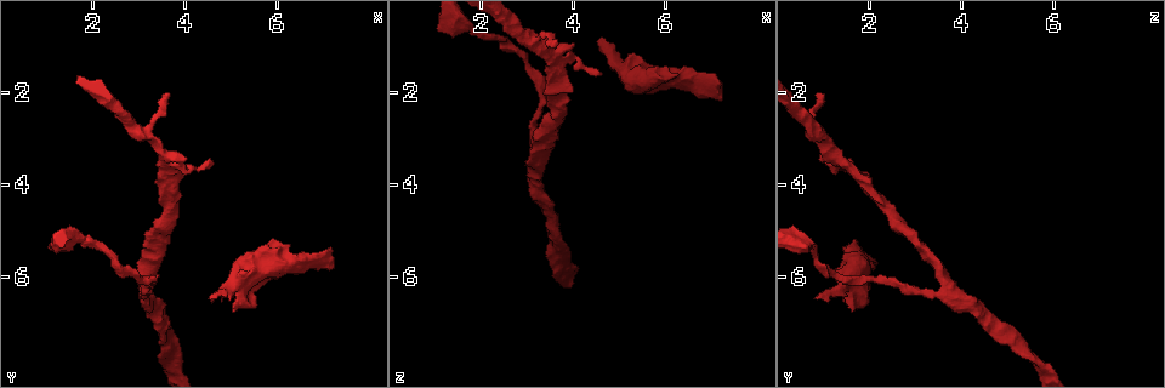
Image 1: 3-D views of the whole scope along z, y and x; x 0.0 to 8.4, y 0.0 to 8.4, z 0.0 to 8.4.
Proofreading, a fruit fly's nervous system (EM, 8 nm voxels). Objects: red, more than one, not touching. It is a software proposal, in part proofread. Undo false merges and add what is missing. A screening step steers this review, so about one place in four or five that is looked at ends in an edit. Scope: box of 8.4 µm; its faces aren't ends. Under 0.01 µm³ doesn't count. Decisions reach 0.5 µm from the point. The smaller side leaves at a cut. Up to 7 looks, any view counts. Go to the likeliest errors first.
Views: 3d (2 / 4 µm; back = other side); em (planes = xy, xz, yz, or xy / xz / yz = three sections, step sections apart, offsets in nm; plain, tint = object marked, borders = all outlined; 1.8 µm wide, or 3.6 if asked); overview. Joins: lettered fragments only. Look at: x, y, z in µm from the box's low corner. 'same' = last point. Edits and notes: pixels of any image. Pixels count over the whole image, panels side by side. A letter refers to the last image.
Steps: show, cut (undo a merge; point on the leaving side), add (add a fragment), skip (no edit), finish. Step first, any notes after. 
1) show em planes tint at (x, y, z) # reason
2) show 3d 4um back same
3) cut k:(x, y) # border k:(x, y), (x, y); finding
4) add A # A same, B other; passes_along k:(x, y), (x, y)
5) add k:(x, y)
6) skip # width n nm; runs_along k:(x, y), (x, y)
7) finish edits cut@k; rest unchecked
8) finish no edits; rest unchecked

show em planes borders at (3.95, 3.40, 0.90) # an open end

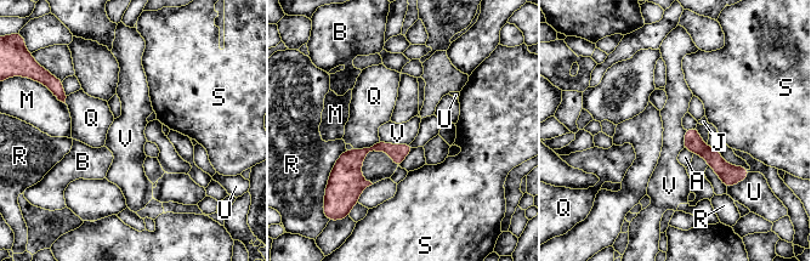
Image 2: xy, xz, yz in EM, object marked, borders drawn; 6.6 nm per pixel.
skip # A other, B other, J other, M other, Q other, R other, S other, U other, V other; runs_along 2:(408, 147), (369, 148), (338, 165); no lettered fragment goes on from it

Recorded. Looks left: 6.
show 3d 4um at (3.10, 6.10, 3.60) # a fork

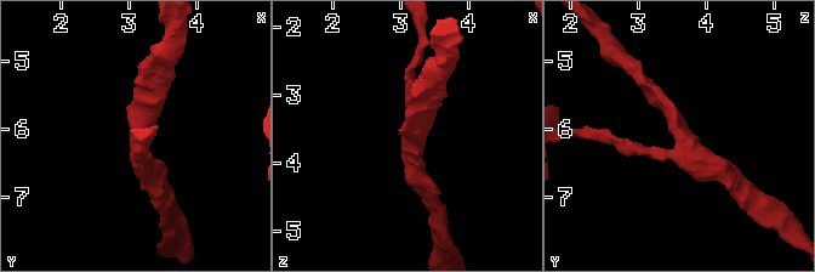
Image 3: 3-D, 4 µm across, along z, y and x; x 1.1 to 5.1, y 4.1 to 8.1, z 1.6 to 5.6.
show em planes tint at (3.15, 6.10, 3.60) # shape alone is not enough

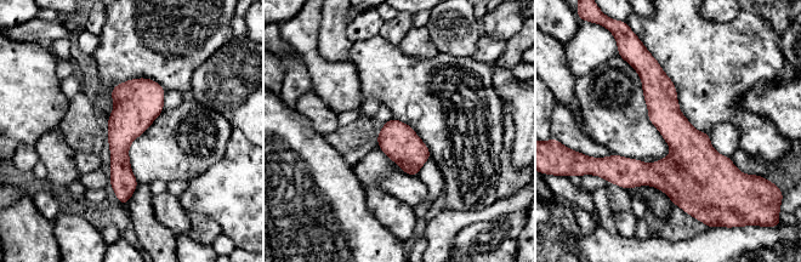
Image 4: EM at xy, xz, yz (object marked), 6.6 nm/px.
show em planes borders same # see the neighbours

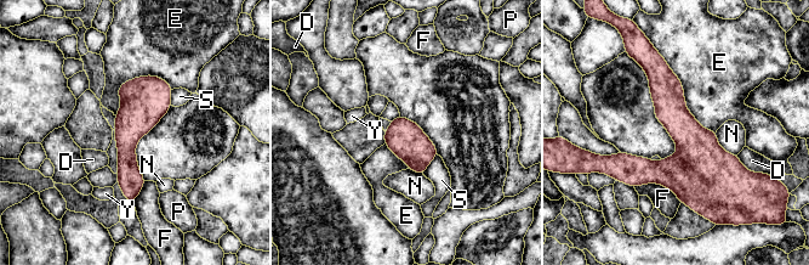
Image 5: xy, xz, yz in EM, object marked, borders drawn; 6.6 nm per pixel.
skip # D other, E other, F other, N other, P other, S other, Y other; runs_along 5:(149, 78), (127, 133), (130, 198); continuous, no second cell

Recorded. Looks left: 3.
show em planes borders at (1.15, 5.35, 0.65) # thin end

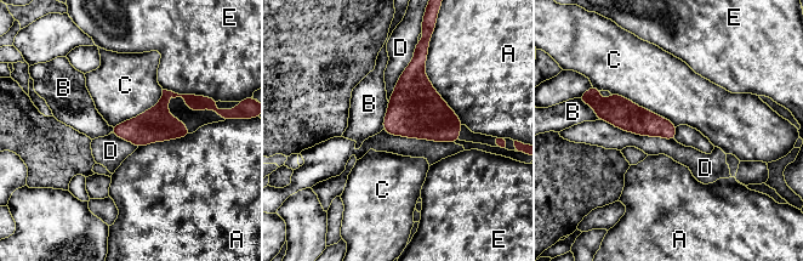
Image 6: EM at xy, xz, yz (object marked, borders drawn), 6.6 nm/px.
skip # A other, B other, C other, D other, E other; no lettered fragment goes on from it

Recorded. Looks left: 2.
finish no edits; rest unchecked

